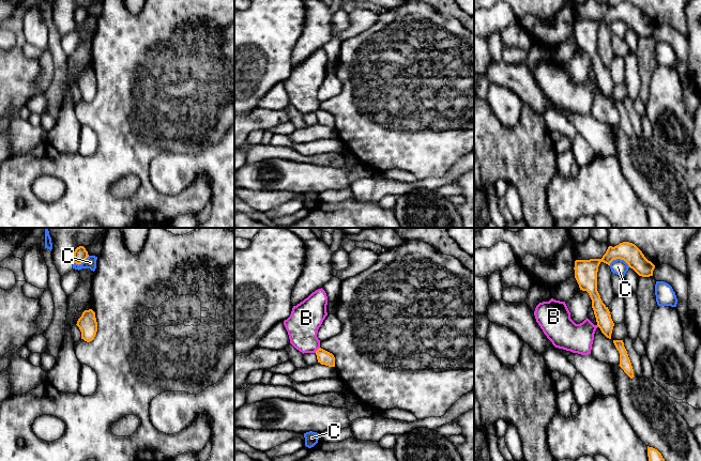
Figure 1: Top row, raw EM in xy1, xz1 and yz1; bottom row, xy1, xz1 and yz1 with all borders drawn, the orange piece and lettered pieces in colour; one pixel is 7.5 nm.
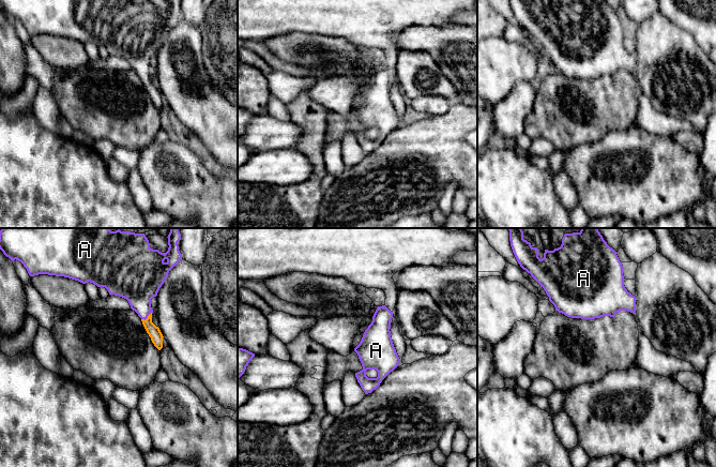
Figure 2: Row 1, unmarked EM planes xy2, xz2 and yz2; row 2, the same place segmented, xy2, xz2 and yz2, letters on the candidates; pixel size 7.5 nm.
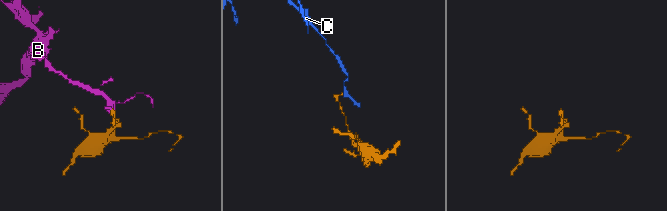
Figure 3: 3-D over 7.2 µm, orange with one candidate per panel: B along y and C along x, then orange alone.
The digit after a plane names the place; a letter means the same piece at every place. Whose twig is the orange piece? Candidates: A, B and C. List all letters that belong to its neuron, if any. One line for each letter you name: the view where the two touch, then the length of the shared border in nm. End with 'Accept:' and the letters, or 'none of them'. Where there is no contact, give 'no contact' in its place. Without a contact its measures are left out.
A: contact in xy2; length 100 nm
Accept: A

